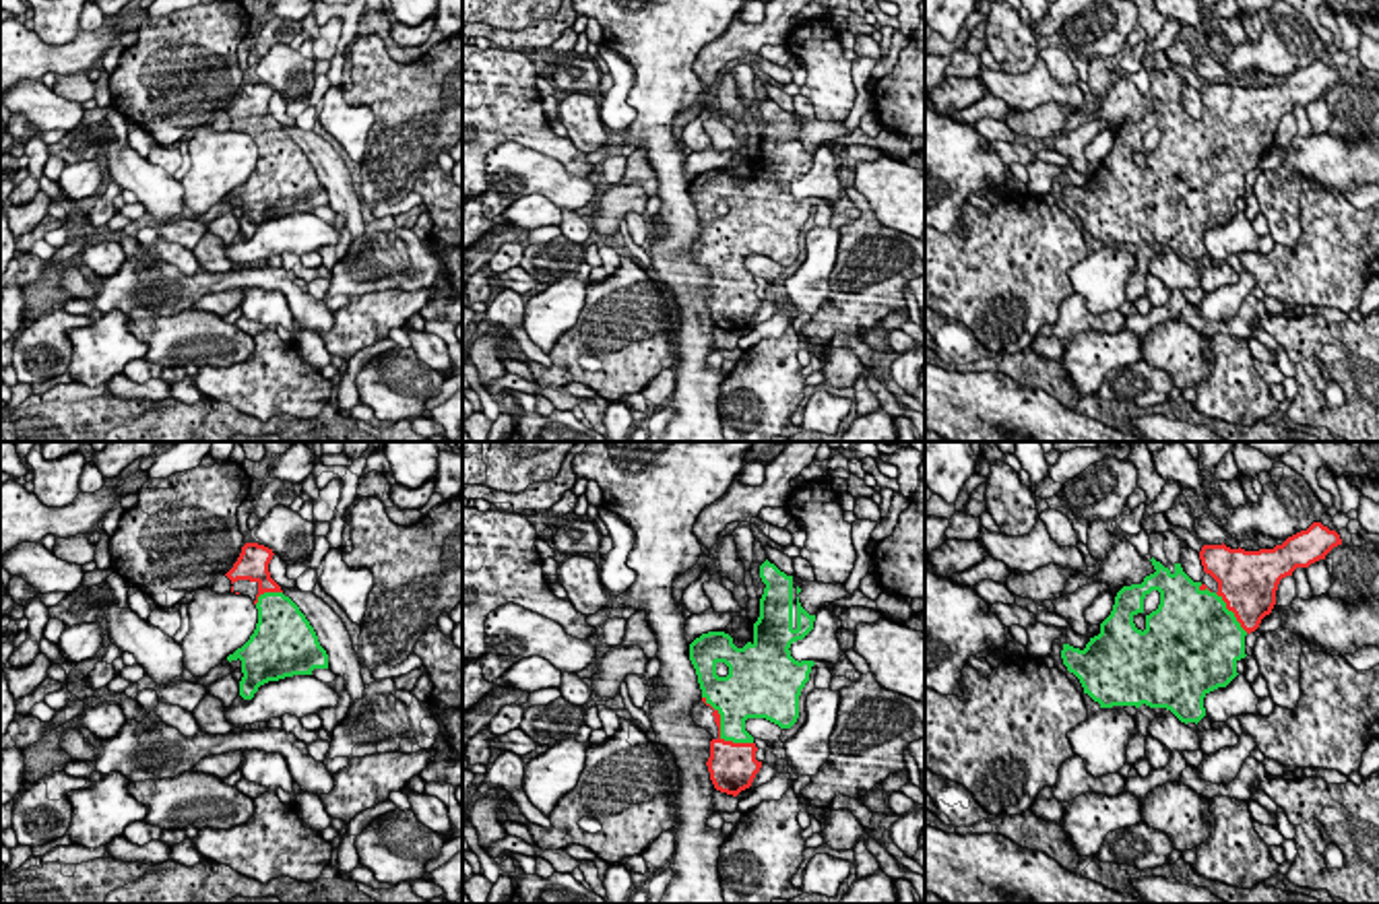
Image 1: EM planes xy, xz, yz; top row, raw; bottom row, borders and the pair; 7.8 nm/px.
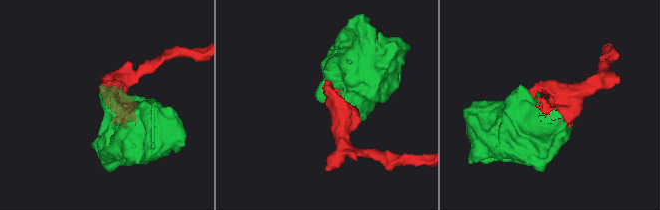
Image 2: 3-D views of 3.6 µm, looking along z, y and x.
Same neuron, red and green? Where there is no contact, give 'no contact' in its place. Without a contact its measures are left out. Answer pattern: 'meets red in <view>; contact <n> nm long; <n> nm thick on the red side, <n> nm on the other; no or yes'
meets red in xz; contact 550 nm long; 300 nm thick on the red side, 300 nm on the other; yes

